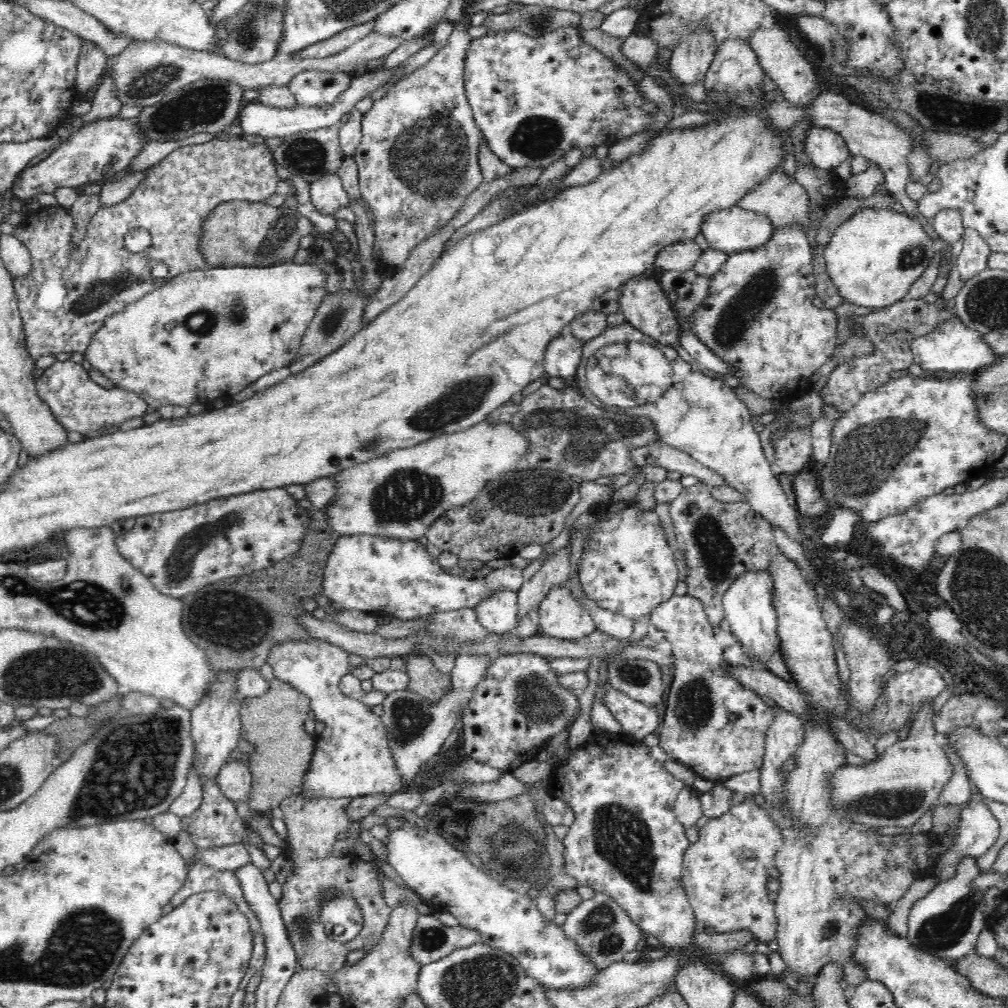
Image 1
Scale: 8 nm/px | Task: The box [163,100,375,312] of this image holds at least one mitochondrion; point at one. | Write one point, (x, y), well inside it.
(306, 155)

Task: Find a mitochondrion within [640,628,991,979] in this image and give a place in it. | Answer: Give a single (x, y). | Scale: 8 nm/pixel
(944, 930)

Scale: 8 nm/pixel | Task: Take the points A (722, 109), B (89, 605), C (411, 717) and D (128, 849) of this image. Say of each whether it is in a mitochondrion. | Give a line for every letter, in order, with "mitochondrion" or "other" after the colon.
A: other
B: mitochondrion
C: mitochondrion
D: other

